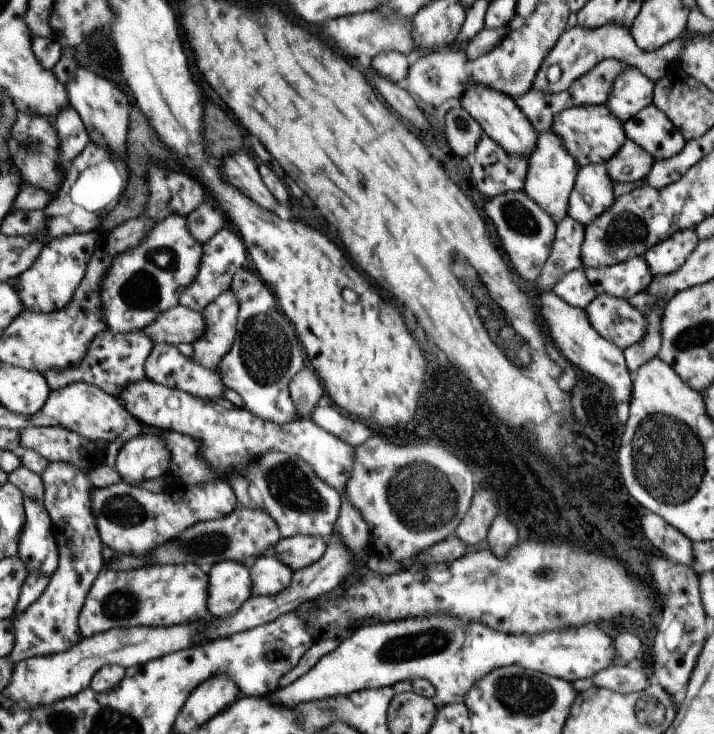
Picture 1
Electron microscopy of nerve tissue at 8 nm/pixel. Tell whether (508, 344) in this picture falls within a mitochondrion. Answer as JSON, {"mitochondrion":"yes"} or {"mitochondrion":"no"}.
{"mitochondrion":"yes"}

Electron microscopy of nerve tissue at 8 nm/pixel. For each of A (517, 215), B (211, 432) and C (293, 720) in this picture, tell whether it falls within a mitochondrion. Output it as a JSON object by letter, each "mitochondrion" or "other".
{"A":"mitochondrion","B":"other","C":"mitochondrion"}

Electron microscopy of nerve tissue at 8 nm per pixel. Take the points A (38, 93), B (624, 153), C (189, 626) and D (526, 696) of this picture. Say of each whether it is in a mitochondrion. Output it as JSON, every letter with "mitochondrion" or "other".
{"A":"other","B":"other","C":"other","D":"mitochondrion"}

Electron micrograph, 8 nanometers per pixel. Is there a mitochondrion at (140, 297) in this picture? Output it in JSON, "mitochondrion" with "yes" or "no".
{"mitochondrion":"yes"}

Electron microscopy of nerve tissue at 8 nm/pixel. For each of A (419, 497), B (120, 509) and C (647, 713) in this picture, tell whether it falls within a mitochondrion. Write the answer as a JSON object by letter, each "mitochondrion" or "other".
{"A":"mitochondrion","B":"mitochondrion","C":"mitochondrion"}

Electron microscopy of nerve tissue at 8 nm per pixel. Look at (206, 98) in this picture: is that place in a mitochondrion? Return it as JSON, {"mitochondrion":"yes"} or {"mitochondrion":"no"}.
{"mitochondrion":"no"}

